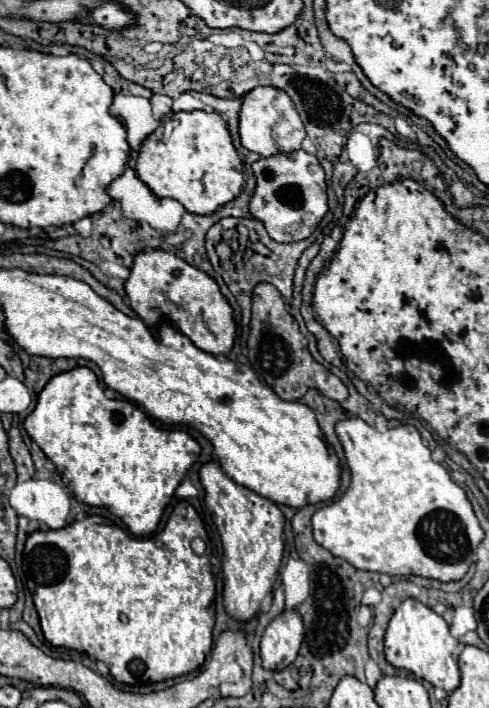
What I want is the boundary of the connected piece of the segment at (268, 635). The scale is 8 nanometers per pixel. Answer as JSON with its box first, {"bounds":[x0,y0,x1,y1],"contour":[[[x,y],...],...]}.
{"bounds":[260,612,304,670],"contour":[[[282,612],[262,634],[260,660],[264,670],[284,670],[290,666],[300,650],[304,626],[298,612]]]}

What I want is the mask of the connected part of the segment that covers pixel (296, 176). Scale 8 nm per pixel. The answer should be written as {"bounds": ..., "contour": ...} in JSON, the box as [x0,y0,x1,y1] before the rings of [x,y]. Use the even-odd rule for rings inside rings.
{"bounds":[248,148,328,244],"contour":[[[302,148],[288,154],[278,152],[274,156],[256,160],[252,164],[252,172],[256,178],[256,188],[248,204],[250,214],[260,220],[268,236],[280,244],[306,240],[328,212],[324,170],[318,158]]]}

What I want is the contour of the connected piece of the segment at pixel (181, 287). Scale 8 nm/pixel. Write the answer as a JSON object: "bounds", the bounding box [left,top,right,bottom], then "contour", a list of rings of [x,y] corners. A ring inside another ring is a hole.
{"bounds":[124,250,236,356],"contour":[[[164,250],[142,252],[142,256],[134,258],[130,272],[124,284],[126,298],[138,318],[152,330],[154,338],[158,338],[158,326],[166,322],[190,338],[196,348],[212,356],[226,356],[232,350],[236,338],[234,310],[208,274]]]}

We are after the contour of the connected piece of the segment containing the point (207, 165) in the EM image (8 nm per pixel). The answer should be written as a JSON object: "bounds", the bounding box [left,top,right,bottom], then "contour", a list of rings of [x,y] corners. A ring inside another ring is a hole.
{"bounds":[136,110,244,214],"contour":[[[192,110],[192,112],[178,112],[174,114],[174,118],[178,118],[178,126],[174,128],[168,142],[162,140],[164,126],[160,126],[146,140],[142,140],[142,148],[136,158],[136,174],[158,198],[174,198],[192,214],[212,214],[218,206],[224,206],[226,202],[234,200],[240,194],[244,184],[242,158],[232,146],[228,126],[218,112],[206,114],[202,110]]]}

